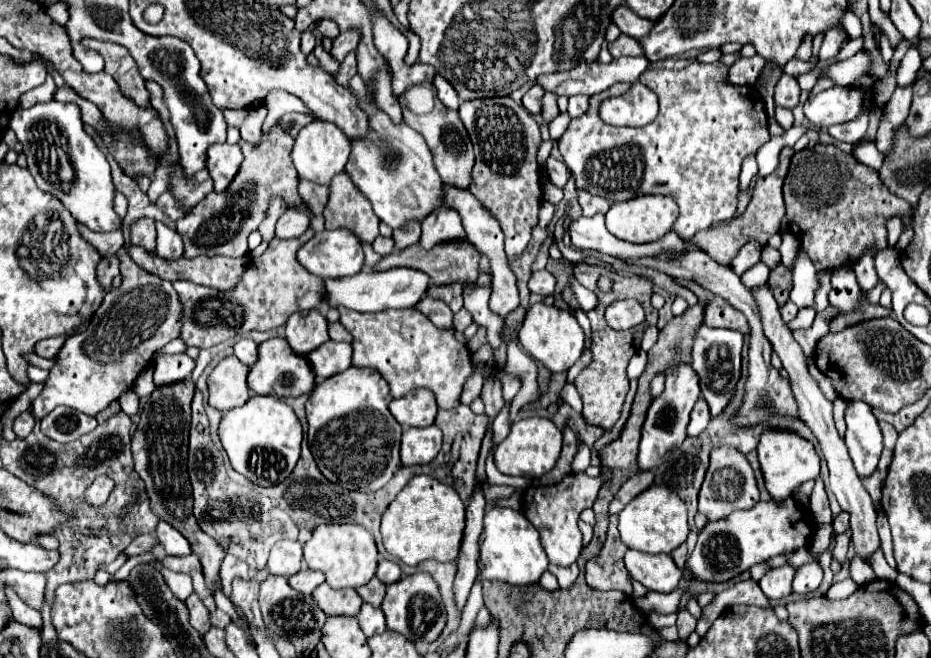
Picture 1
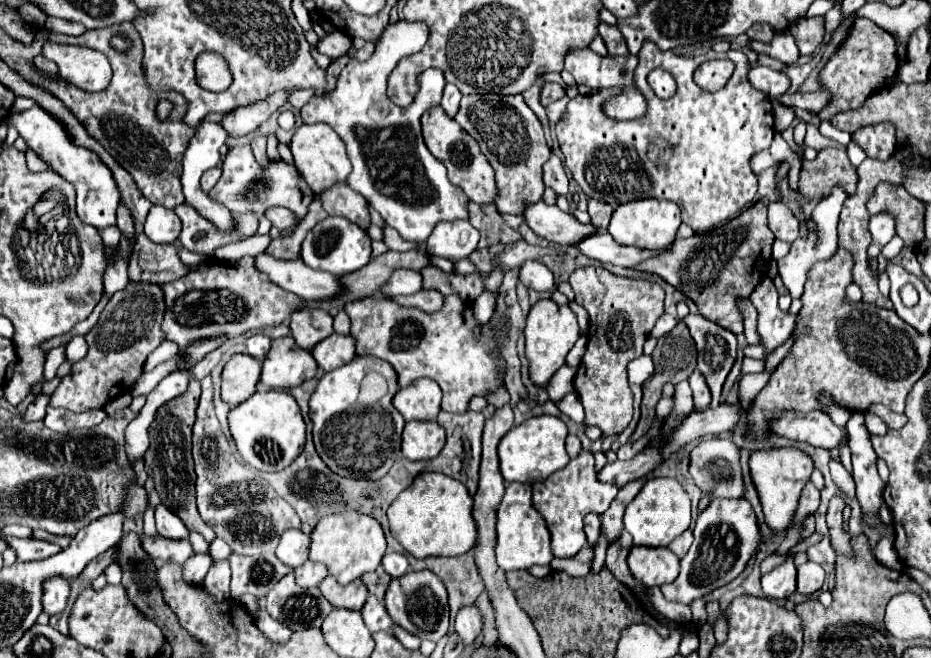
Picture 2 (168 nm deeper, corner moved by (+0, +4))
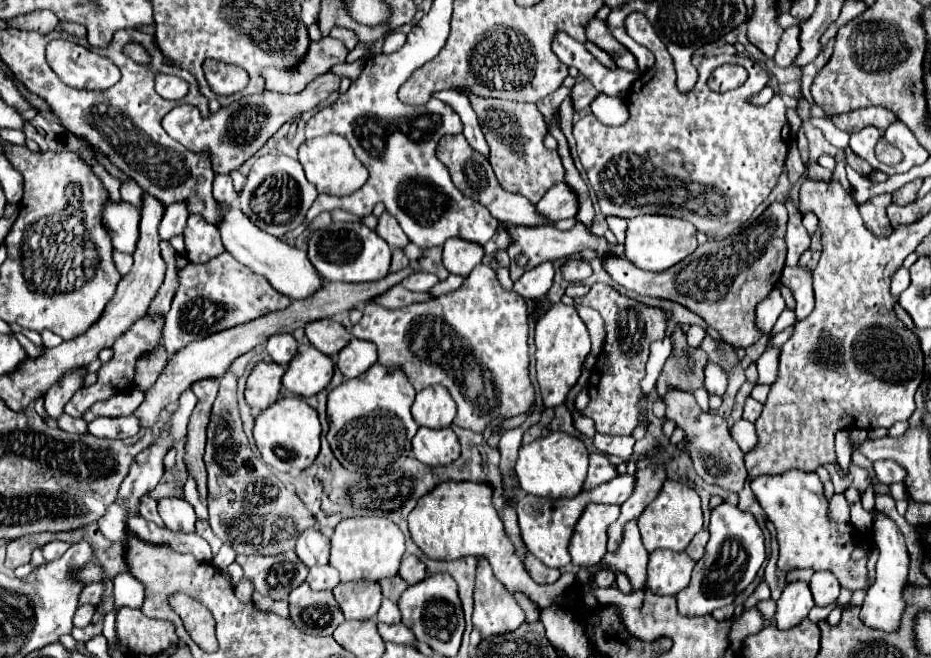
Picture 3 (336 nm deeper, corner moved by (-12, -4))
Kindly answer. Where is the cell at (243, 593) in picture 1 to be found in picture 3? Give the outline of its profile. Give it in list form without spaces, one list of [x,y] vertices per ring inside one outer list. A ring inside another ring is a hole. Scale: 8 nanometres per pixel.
[[[286,551],[286,553],[274,555],[274,557],[238,555],[236,563],[240,563],[240,567],[244,569],[244,577],[252,583],[254,591],[264,597],[270,597],[270,599],[288,599],[288,593],[292,589],[296,589],[298,585],[302,585],[308,575],[308,567],[302,565],[302,561],[296,557],[294,551]]]

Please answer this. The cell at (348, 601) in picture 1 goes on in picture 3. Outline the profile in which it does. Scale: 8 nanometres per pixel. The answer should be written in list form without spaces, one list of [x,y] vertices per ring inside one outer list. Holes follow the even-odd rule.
[[[372,581],[340,583],[332,593],[346,619],[374,619],[382,603],[380,585]]]

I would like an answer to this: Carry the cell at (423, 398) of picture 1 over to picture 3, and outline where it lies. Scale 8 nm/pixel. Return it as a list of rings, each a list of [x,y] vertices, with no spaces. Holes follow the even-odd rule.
[[[430,385],[416,395],[412,405],[412,417],[418,425],[430,429],[442,429],[452,423],[456,415],[456,403],[448,389],[440,385]]]

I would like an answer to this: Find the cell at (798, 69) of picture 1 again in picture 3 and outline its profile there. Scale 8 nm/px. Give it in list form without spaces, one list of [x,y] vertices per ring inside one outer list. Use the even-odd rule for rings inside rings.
[[[788,27],[780,39],[774,61],[778,67],[790,67],[800,53],[800,27]]]

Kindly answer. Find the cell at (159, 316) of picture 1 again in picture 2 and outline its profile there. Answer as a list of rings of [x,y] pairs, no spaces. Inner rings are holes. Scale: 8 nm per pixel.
[[[130,281],[126,289],[114,293],[98,323],[86,333],[86,341],[90,345],[88,355],[72,365],[72,373],[66,375],[50,395],[50,407],[64,407],[74,413],[82,413],[104,407],[120,391],[130,391],[144,369],[148,353],[164,341],[164,333],[160,329],[162,317],[164,293],[160,285]]]

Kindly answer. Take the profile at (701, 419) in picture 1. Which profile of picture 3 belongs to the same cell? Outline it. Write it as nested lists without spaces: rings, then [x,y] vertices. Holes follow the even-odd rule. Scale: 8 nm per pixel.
[[[710,361],[704,369],[706,373],[706,381],[704,381],[704,389],[708,391],[708,395],[724,395],[724,389],[726,389],[726,381],[728,381],[728,375],[726,371],[716,365],[714,361]]]

